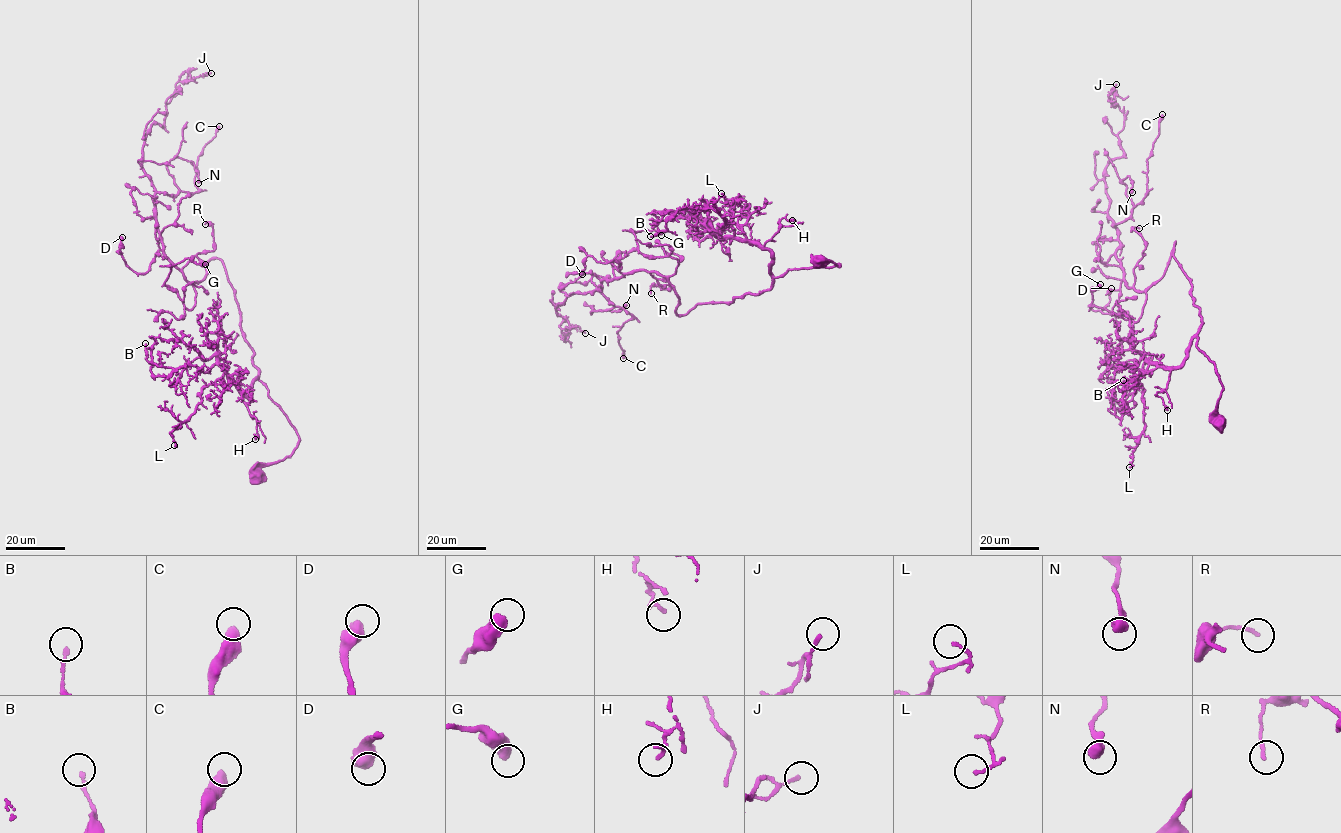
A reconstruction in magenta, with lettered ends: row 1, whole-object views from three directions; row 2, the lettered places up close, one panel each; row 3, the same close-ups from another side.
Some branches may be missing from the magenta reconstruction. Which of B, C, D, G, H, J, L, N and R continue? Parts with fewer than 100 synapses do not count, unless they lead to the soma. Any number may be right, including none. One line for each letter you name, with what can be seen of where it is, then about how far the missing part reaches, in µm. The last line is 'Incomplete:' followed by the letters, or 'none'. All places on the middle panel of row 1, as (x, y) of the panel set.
Incomplete: none

